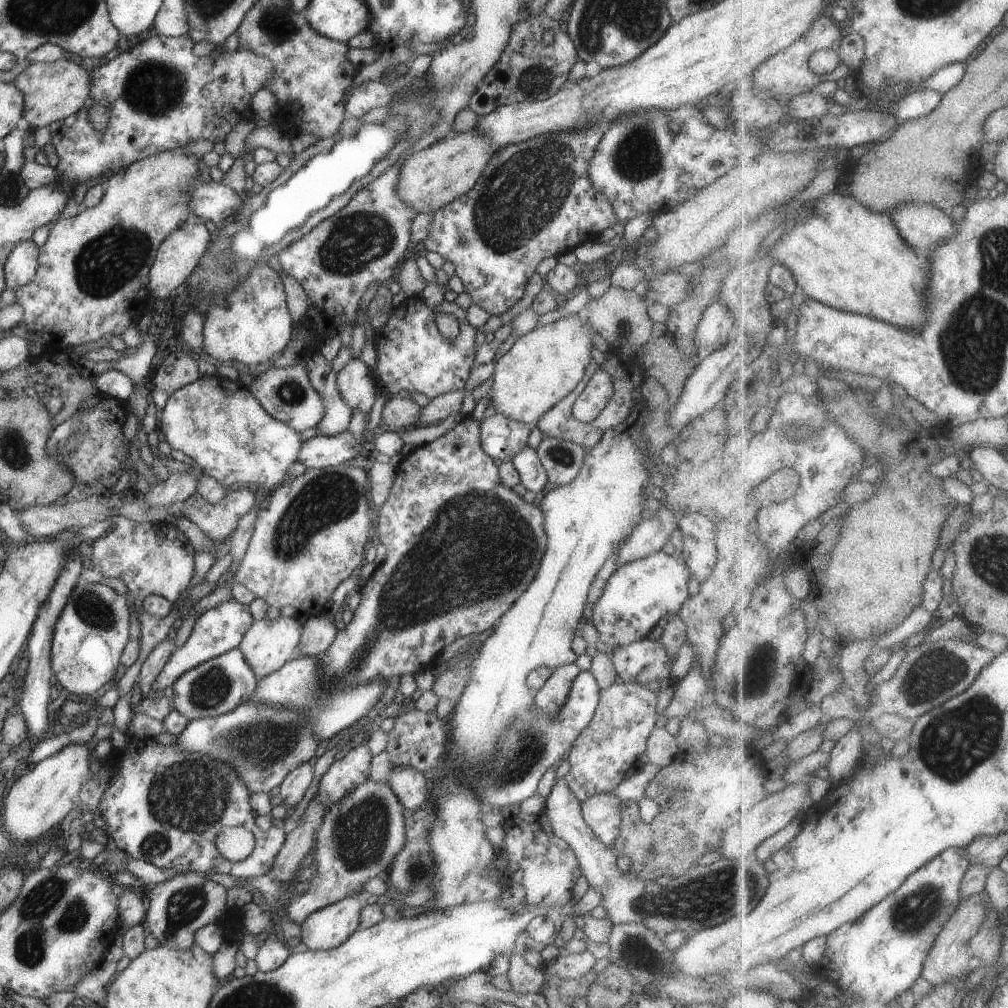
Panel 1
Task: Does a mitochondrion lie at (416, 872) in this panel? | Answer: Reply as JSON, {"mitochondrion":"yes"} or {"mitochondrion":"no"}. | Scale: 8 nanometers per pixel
{"mitochondrion":"yes"}

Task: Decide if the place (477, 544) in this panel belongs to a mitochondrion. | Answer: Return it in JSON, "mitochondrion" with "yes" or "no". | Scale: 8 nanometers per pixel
{"mitochondrion":"yes"}

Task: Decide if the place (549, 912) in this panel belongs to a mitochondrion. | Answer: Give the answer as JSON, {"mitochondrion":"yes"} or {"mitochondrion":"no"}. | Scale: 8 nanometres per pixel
{"mitochondrion":"no"}

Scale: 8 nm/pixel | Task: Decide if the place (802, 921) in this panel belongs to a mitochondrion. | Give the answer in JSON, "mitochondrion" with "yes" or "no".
{"mitochondrion":"no"}

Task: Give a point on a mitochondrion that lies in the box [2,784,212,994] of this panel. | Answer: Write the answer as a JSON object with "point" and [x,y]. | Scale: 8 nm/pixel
{"point":[51,910]}

